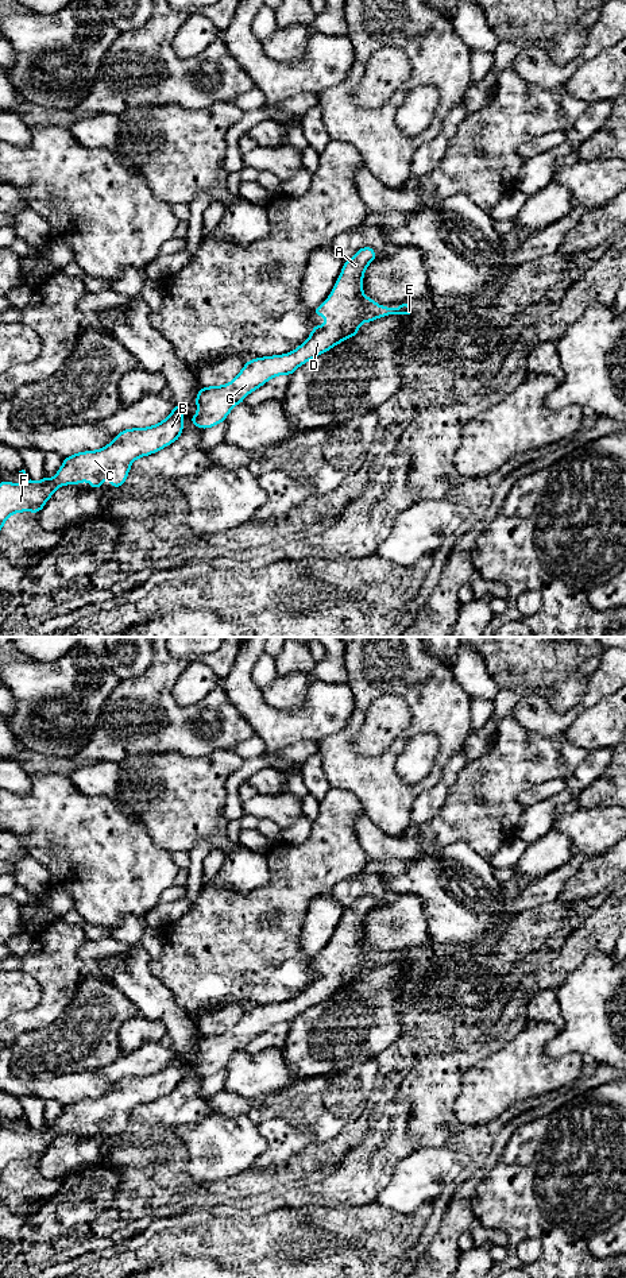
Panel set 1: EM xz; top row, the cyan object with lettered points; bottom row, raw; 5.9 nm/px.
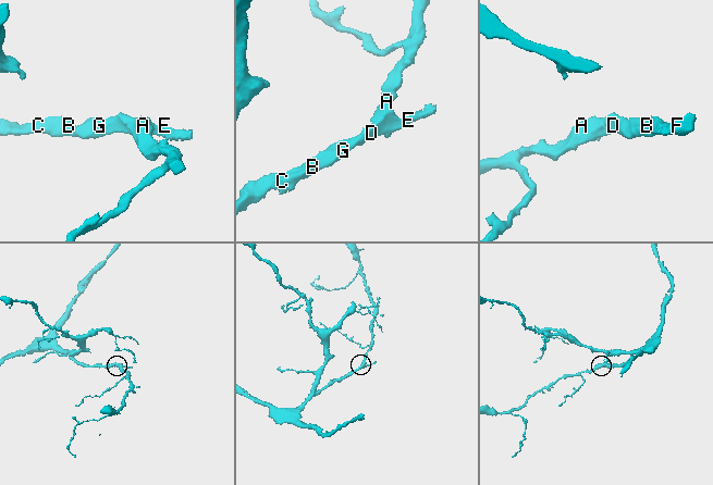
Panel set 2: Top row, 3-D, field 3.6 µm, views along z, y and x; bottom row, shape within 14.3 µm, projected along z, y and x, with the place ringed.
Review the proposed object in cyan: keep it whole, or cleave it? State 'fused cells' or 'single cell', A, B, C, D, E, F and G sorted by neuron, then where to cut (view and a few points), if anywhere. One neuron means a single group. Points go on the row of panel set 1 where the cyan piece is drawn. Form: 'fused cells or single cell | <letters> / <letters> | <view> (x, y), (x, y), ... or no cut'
single cell | A B C D E F G | no cut

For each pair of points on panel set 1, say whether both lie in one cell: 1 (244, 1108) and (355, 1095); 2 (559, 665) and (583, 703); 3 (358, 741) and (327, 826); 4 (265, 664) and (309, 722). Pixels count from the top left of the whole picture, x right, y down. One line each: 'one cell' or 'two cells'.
1: one cell
2: two cells
3: two cells
4: two cells

